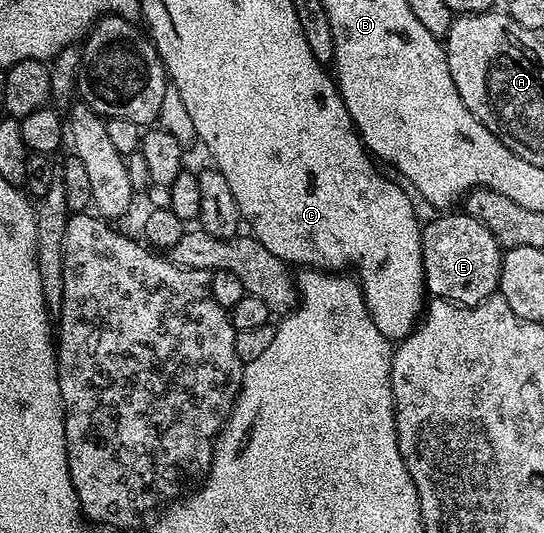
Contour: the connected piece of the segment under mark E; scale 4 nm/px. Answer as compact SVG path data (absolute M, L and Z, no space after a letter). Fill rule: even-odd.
M450 211L438 215L435 221L427 220L422 226L427 294L440 301L450 301L453 305L478 305L488 300L498 293L503 252L492 231L488 231L484 223L476 223L476 219L464 211Z

